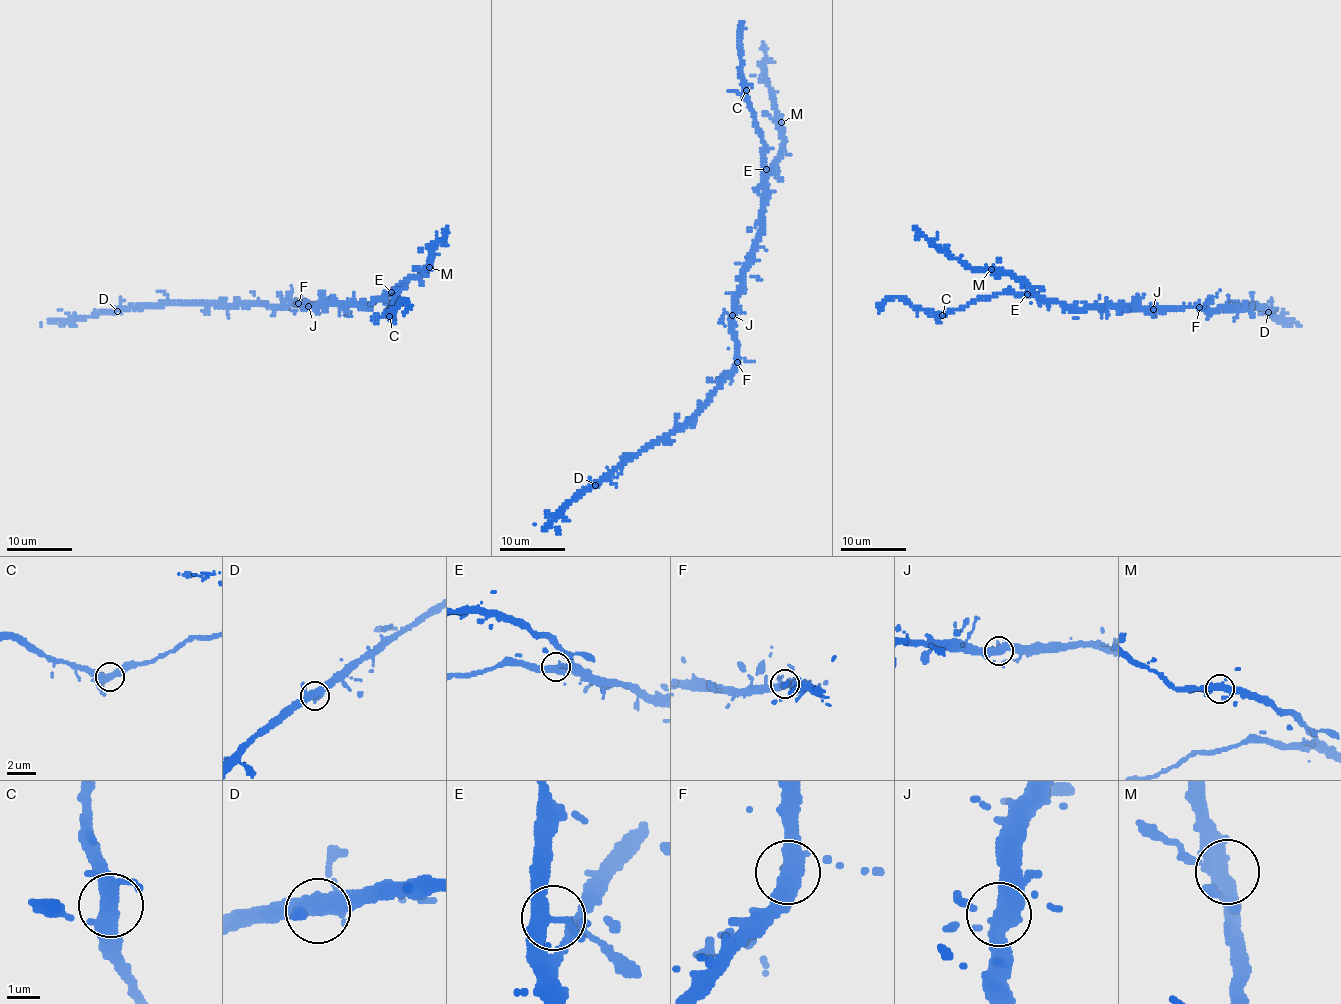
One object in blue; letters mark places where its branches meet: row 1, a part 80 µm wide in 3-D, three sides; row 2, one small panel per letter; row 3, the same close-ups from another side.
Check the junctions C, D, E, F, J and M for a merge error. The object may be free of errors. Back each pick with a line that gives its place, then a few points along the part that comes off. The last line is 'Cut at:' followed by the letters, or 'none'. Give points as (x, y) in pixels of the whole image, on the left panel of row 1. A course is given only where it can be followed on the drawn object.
Cut at: none

